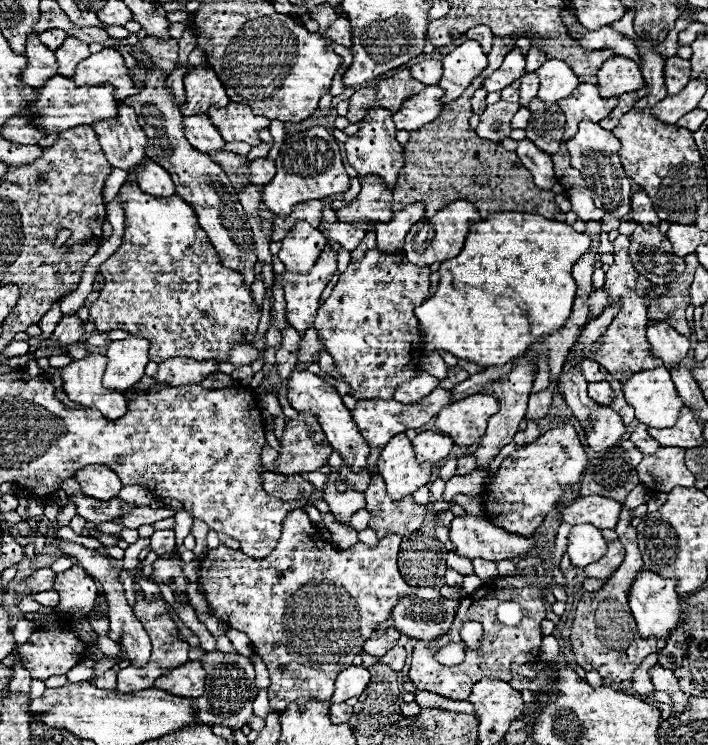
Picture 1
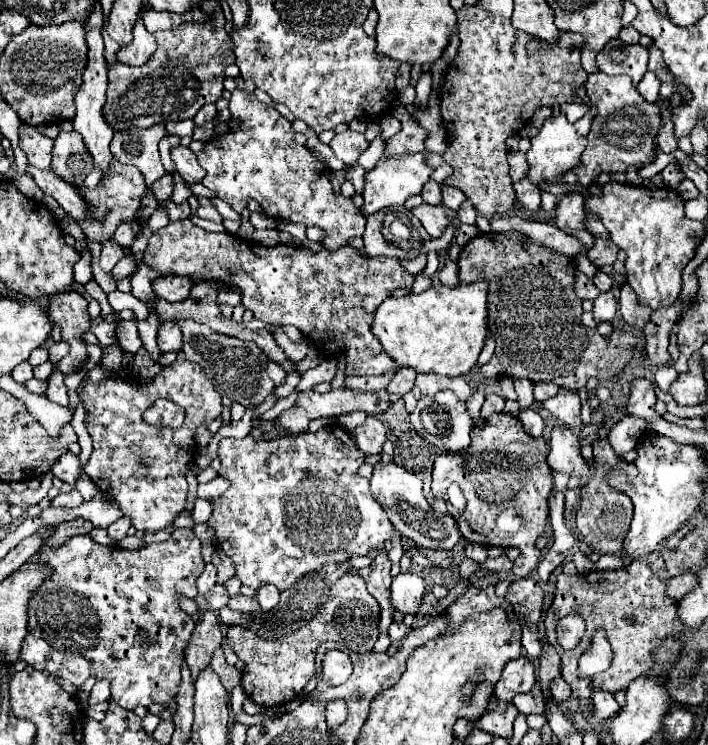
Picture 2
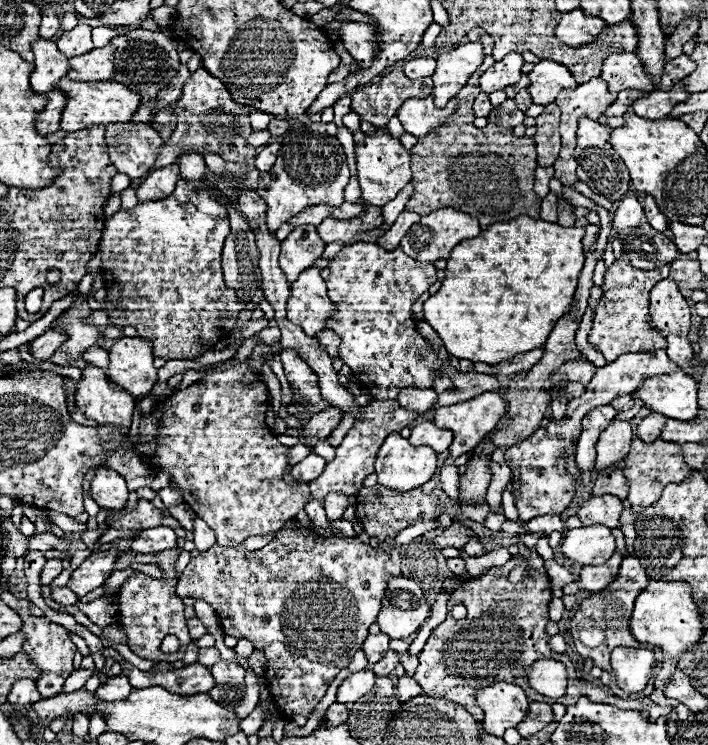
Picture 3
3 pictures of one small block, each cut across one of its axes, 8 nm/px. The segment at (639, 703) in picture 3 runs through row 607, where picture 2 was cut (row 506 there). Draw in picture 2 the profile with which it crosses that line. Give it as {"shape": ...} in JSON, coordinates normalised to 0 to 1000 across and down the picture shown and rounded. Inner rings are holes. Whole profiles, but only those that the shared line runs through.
{"shape":[[[692,558],[684,564],[684,572],[672,572],[667,577],[667,596],[650,609],[627,609],[613,620],[613,644],[610,663],[616,668],[630,668],[630,652],[636,647],[647,647],[661,671],[655,690],[633,679],[633,690],[647,701],[653,719],[661,728],[684,730],[684,733],[709,733],[709,736],[732,736],[736,745],[732,756],[726,756],[723,769],[730,776],[746,776],[763,752],[766,741],[757,736],[757,725],[768,717],[774,698],[774,666],[780,660],[780,631],[771,623],[774,599],[768,588],[751,588],[740,580],[737,566],[729,558]],[[647,623],[661,631],[661,647],[647,644]],[[715,682],[723,682],[732,693],[732,703],[723,706],[723,714],[703,709],[701,695]]]}

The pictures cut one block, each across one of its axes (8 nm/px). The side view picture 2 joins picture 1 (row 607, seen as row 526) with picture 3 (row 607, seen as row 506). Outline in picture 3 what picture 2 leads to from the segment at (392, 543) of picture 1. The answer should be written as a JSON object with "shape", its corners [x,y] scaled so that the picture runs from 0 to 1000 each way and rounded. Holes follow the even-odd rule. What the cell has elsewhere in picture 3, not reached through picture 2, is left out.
{"shape":[[[412,695],[370,738],[350,741],[342,733],[314,736],[305,730],[282,741],[257,768],[249,797],[291,805],[305,819],[319,854],[350,856],[362,872],[376,878],[376,913],[390,948],[412,969],[429,974],[475,905],[492,897],[503,872],[511,870],[523,838],[534,830],[548,776],[565,770],[568,752],[556,730],[559,722],[540,728],[534,736],[523,736],[506,722],[446,722],[438,709]]]}

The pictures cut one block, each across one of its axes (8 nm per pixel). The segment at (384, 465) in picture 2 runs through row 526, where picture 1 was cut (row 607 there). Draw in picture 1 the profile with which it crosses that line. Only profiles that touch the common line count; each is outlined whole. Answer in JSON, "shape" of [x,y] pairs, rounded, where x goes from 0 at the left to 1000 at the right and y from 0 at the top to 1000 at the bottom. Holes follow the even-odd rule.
{"shape":[[[593,789],[582,800],[565,803],[554,819],[556,840],[576,856],[605,862],[610,867],[619,856],[636,848],[647,805],[627,803],[616,789]]]}

